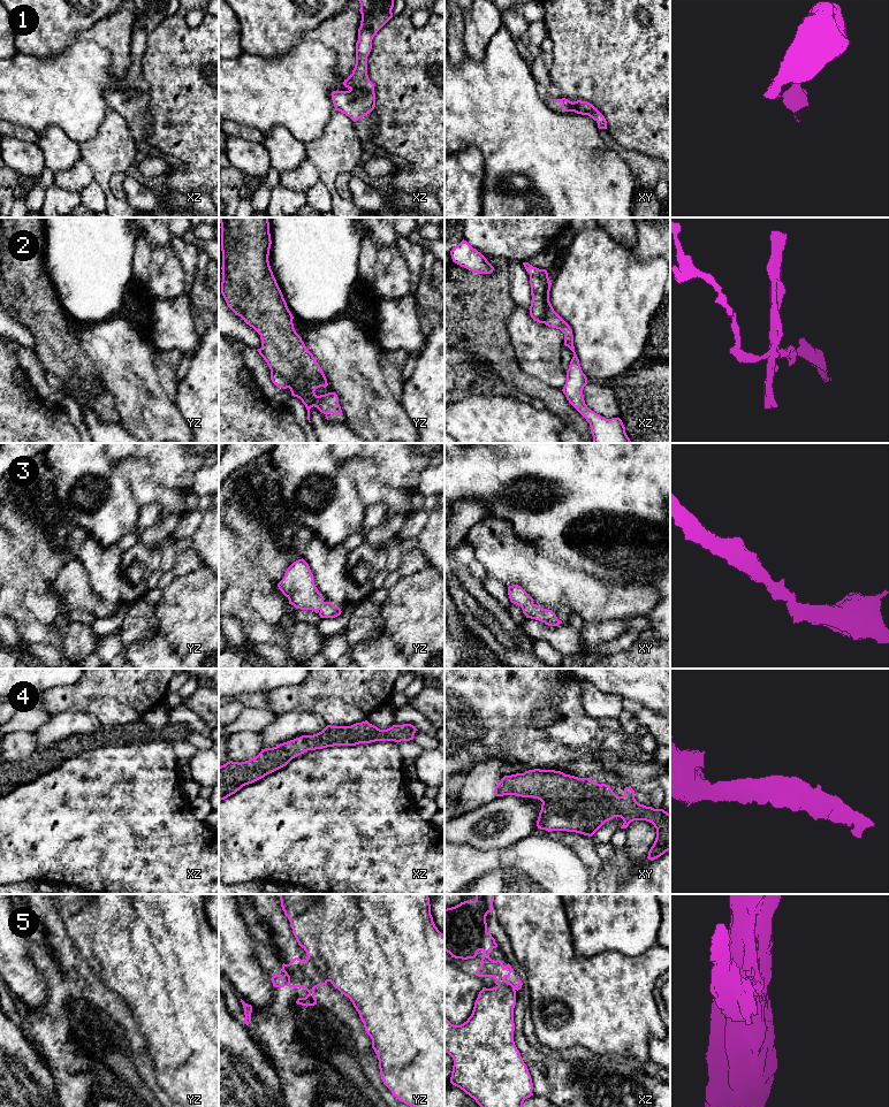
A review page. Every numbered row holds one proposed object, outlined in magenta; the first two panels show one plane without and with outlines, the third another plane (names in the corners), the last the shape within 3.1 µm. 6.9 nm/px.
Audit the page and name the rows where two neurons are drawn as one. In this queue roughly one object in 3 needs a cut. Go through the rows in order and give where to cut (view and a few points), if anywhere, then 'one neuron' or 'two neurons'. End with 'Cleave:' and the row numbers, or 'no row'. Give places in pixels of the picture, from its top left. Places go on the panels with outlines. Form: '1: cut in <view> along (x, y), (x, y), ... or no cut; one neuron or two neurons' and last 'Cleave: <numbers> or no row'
1: no cut; one neuron
2: cut in xz along (530, 275), (537, 275), (545, 284), (546, 311), (544, 322); two neurons
3: no cut; one neuron
4: no cut; one neuron
5: cut in yz along (308, 956), (328, 980); two neurons
Cleave: 2, 5

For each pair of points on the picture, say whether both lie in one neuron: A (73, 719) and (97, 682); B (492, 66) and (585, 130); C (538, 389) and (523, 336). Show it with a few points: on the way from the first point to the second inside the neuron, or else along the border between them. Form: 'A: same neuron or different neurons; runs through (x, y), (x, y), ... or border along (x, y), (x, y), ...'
A: different neurons; border along (51, 714), (91, 712), (101, 724)
B: same neuron; runs through (515, 89), (556, 130), (562, 130)
C: different neurons; border along (516, 358), (524, 372), (560, 388)

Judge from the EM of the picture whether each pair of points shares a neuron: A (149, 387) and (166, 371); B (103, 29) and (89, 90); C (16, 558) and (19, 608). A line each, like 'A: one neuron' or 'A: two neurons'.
A: two neurons
B: two neurons
C: two neurons

